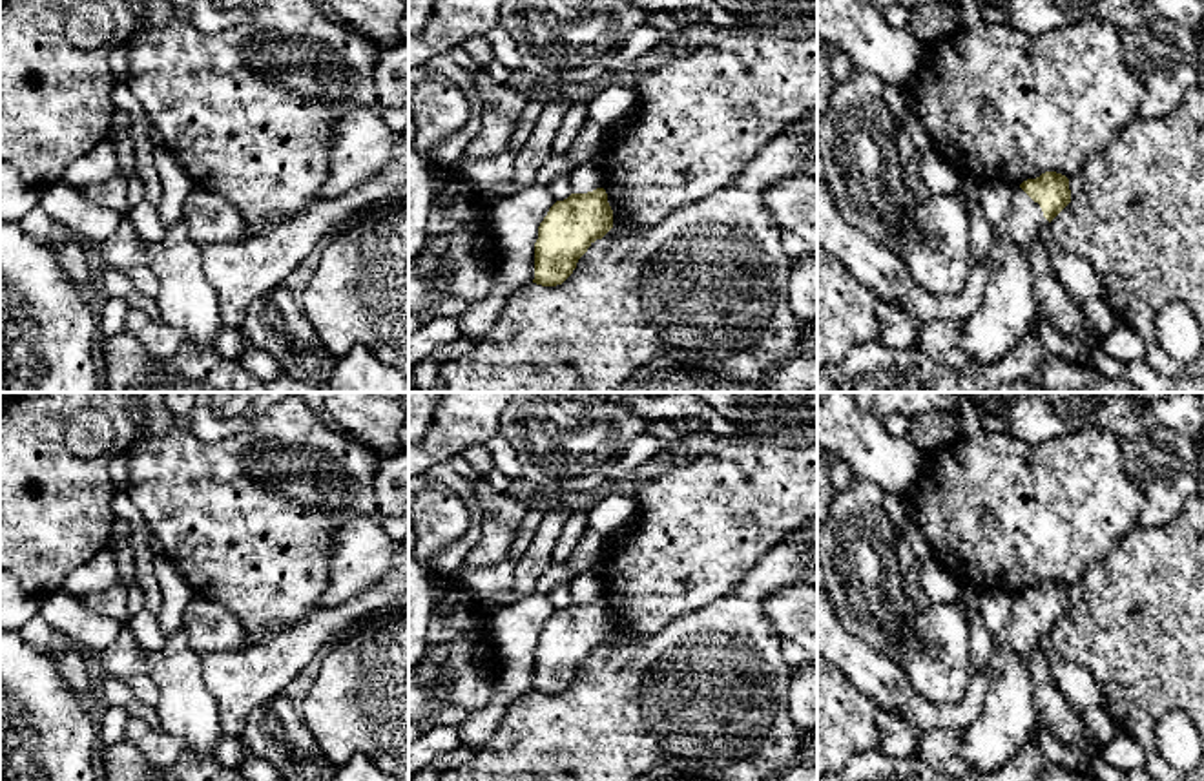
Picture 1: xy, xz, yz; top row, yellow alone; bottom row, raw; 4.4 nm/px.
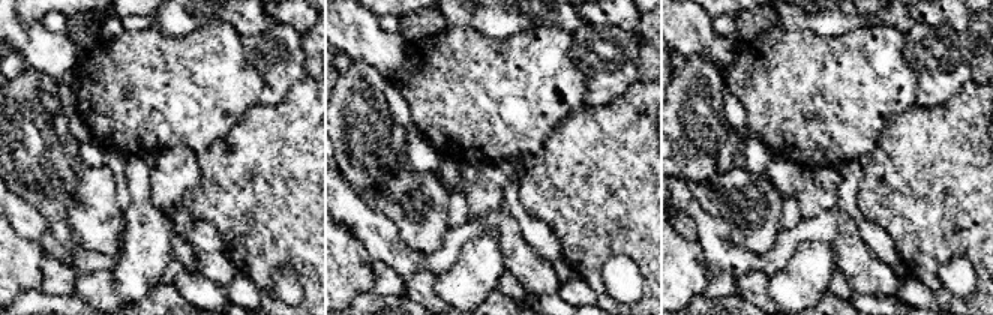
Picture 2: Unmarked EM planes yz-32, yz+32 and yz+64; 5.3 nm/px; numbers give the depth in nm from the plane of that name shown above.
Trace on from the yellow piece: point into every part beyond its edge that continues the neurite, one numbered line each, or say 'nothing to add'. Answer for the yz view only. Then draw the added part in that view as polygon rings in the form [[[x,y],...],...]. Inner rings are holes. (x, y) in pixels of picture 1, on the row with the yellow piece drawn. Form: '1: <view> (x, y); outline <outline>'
1: yz (1022, 225); outline [[[1014,186],[1005,221],[992,228],[992,237],[1014,243],[1022,248],[1038,245],[1038,234],[1045,223],[1043,212],[1020,186]]]

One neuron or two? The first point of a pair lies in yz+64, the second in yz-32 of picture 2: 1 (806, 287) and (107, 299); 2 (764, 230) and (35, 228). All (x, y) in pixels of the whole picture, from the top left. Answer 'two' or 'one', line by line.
1: two
2: two

